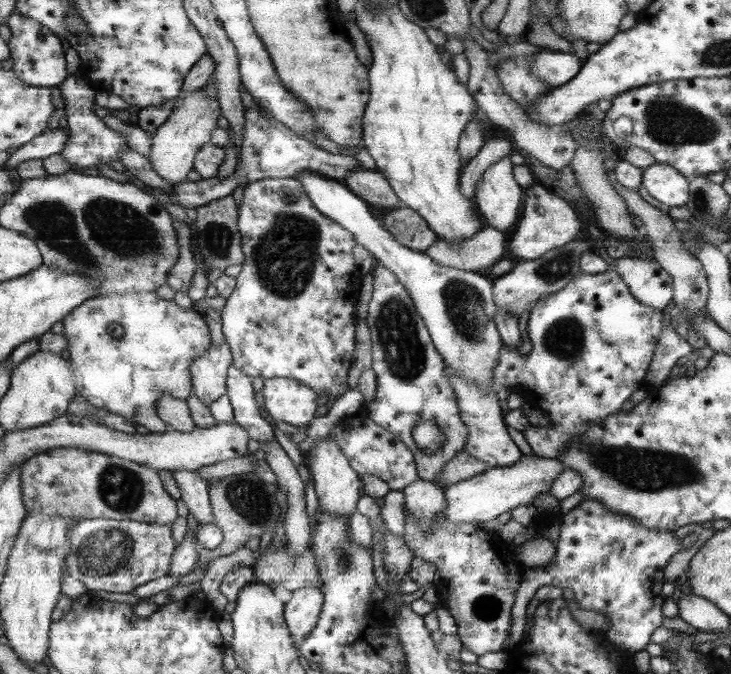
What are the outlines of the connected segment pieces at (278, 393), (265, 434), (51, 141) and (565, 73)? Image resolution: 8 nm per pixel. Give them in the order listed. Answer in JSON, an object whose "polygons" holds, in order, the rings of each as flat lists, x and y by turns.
{"polygons":[[[263,379,266,410,273,419,292,426,307,426,316,412,316,392,298,380]],[[230,364,226,377,227,395,233,406,233,419,256,442,275,440,274,427,260,415,260,407,254,399,252,378]],[[58,129,46,130,42,135,36,136,30,143,18,147,16,152,9,154,4,166,7,172,13,174,17,172,19,164,27,162,27,160,34,160,34,158,48,158,52,154,59,154,62,150,65,140,68,138,69,130]],[[541,47,533,54,529,64,533,77,552,87,570,83,579,74,581,66,579,57,574,53]]]}

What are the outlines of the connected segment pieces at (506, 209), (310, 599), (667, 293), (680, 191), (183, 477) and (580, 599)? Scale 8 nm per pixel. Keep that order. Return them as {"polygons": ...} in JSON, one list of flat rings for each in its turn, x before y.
{"polygons":[[[507,155,487,168,474,198,488,226,505,233,516,222,518,206,525,193,512,176,512,162]],[[315,586,299,588,286,603,286,621,291,636,301,643,318,623,324,593]],[[621,257,616,259,615,272,623,278,640,304,663,311,673,301,673,279,657,262]],[[654,163,643,171,643,186,664,206,684,206,689,202,690,181,669,164]],[[188,469,173,470,172,478,178,484,181,500,188,505,189,512,200,524,213,522,212,506,209,498,209,484,197,471]],[[581,500,578,502,578,506,574,507,567,515,565,515,561,520,561,531,559,534,559,539,555,542,556,545,556,554,554,555,553,561,546,566,541,567,528,567,527,574,524,575,524,580,519,587,519,594,517,594,517,599,515,600,515,606,512,607,512,616,513,616,513,628,511,628,511,634,509,634,509,642,507,642,507,648,512,648,516,644,519,644,524,638,524,628,527,623,526,618,526,606,527,603,534,598,536,590,541,586,558,586,560,588,570,588,574,592,574,601,577,605,582,608,582,610,596,610,601,612,606,616,608,620,608,630,606,632,607,639,609,642,618,648,618,650,625,651,627,654,631,655,633,653,640,652,646,649,646,644,650,644,650,636,654,634,656,628,662,626,662,604,664,604,664,598,662,598,662,586,664,586,664,570,670,562,670,558,674,554,678,554,682,548,683,539,678,539,674,535,674,531,664,530,664,529,649,529,644,525,637,523,632,517,627,517,626,515,621,515,620,513,612,512,610,509,607,509,605,506,602,506,600,502,596,500]]]}

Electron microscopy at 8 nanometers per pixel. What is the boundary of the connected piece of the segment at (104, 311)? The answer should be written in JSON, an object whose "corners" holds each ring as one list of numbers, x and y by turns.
{"corners":[[156,292,150,293,130,293,128,295,110,295,106,297,94,297,90,300,86,300,79,307,76,307,74,311,67,314,66,318,62,319,64,327,63,335,67,340,67,349,70,352,70,365,72,373,75,376,76,384,79,391,77,394,84,396,88,403,97,408,104,408,108,412,113,412,123,416,126,420,131,421,141,431,148,433,163,433,168,429,168,424,160,418,157,412,157,402,163,394,168,394,177,398,178,400,185,401,189,399,191,393,194,391,193,384,191,383,191,366,192,361,196,360,196,357,200,357,211,348,211,329,209,328,204,316,198,311,191,309,182,309,176,305,174,300,166,301,160,299]]}

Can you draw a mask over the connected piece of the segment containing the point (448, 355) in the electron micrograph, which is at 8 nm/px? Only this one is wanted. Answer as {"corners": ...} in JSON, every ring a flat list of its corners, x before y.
{"corners":[[310,170,299,172,294,178,301,182,315,207,324,216,337,221,350,232,355,240,364,246,376,262,384,264,390,272,396,273,400,284,410,294,424,324,427,325,436,352,443,362,465,380,473,384,492,385,494,368,500,358,502,340,496,324,496,306,492,302,492,282,477,272,466,272,464,269,449,268,436,264,428,254,412,251,406,245,391,236,383,227,382,221,376,220,368,203,356,196,342,182]]}

